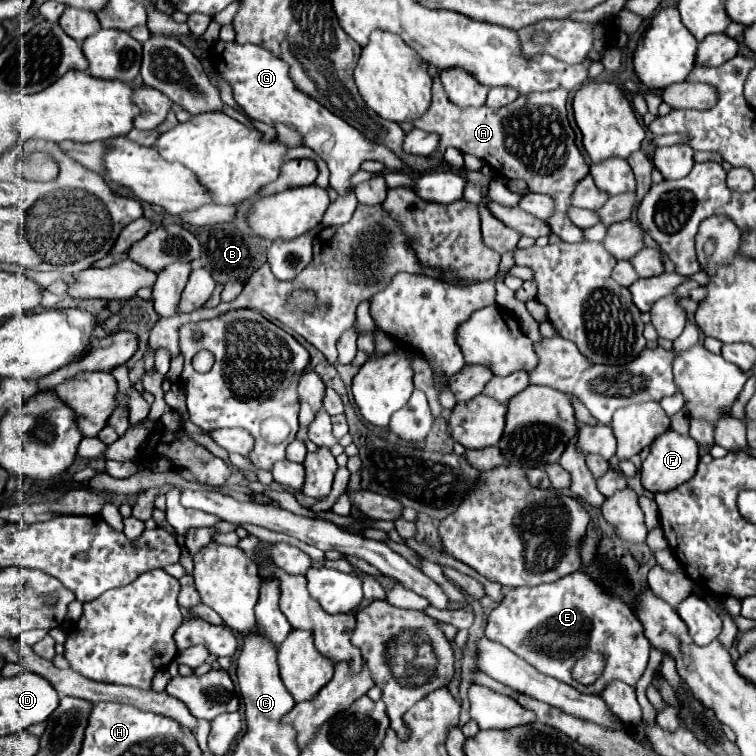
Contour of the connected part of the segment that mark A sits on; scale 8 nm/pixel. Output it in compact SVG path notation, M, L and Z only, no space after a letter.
M434 71L432 105L420 121L412 121L414 127L440 135L440 147L456 147L464 155L476 155L486 161L496 175L508 179L526 181L528 189L534 193L546 193L556 201L556 211L548 219L552 233L566 243L584 241L584 231L568 219L570 197L578 181L582 181L590 167L574 143L574 131L566 115L566 89L554 89L548 93L530 93L518 97L514 103L500 109L490 109L486 105L460 109L448 101L444 87L440 85L440 71Z

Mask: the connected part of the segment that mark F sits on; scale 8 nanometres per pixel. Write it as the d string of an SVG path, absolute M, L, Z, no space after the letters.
M670 429L652 443L650 455L644 459L642 469L640 469L642 471L642 485L644 485L644 489L648 489L652 493L666 493L668 489L674 489L676 485L682 485L684 481L692 479L696 473L696 465L698 465L696 441L688 435L680 435Z

